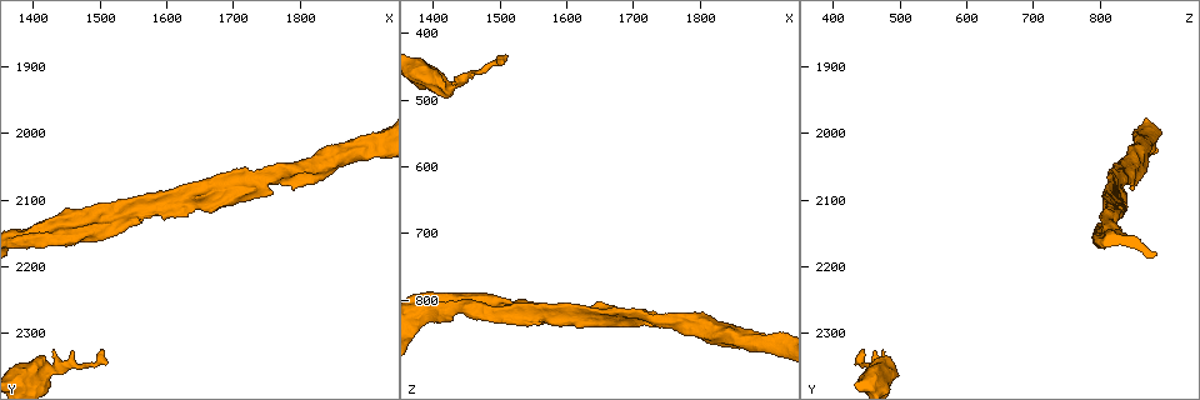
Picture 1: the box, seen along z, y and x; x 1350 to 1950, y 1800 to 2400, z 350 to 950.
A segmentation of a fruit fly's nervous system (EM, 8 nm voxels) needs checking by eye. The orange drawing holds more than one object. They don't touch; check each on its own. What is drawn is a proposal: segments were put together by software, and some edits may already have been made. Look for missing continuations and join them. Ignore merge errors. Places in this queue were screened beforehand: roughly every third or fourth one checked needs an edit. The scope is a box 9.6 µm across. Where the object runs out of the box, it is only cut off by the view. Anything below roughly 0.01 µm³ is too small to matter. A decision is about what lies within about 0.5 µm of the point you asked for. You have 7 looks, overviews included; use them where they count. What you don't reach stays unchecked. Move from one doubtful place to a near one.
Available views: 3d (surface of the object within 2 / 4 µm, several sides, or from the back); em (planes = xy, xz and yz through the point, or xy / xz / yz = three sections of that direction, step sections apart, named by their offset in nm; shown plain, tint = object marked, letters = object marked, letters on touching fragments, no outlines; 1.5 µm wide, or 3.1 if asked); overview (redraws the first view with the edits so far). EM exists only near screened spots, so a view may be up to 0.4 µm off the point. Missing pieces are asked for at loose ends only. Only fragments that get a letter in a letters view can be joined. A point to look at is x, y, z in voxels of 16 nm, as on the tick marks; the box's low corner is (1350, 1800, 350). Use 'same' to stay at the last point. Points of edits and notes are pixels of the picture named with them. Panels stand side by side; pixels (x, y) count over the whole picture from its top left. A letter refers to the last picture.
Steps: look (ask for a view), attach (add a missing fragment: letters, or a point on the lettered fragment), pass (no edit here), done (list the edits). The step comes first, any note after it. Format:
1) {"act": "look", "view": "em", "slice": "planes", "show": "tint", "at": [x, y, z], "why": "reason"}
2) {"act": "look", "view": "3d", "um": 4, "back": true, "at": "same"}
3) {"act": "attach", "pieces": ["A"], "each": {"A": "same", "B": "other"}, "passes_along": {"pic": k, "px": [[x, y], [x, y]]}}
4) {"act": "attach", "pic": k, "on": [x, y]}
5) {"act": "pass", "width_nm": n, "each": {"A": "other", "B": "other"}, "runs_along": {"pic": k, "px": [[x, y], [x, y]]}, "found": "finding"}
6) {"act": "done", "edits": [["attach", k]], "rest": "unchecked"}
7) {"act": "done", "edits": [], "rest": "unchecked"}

{"act": "look", "view": "em", "slice": "planes", "show": "letters", "at": [1505, 2325, 445], "why": "branch stops here"}

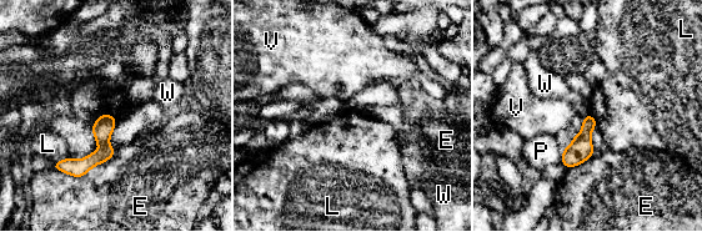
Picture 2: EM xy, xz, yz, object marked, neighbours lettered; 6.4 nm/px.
{"act": "pass", "each": {"E": "other", "L": "other", "P": "other", "V": "other", "W": "other"}, "runs_along": {"pic": 2, "px": [[111, 120], [103, 150], [64, 169]]}, "found": "none of them fits"}

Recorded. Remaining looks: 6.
{"act": "look", "view": "em", "slice": "xz", "step": 4, "show": "letters", "at": [1705, 2055, 815], "why": "free end"}

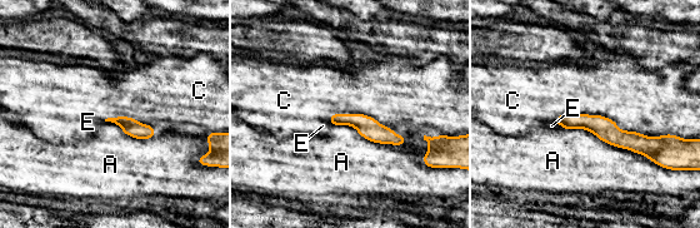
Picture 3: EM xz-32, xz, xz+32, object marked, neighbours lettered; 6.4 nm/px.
{"act": "look", "view": "em", "slice": "planes", "show": "letters", "at": "same"}

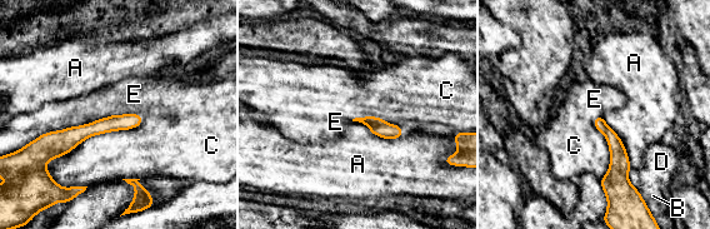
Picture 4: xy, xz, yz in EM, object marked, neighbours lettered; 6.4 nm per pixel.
{"act": "pass", "each": {"A": "other", "B": "other", "C": "other", "D": "other", "E": "other"}, "found": "no lettered fragment goes on from it"}

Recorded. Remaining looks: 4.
{"act": "look", "view": "3d", "um": 2, "at": [1520, 2150, 805], "why": "free end"}

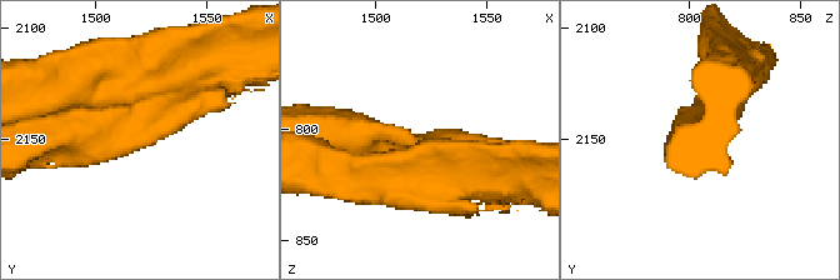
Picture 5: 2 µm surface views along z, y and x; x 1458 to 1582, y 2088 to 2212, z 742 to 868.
{"act": "look", "view": "em", "slice": "xy", "step": 4, "show": "letters", "at": [1523, 2152, 805], "why": "shape alone is not enough"}

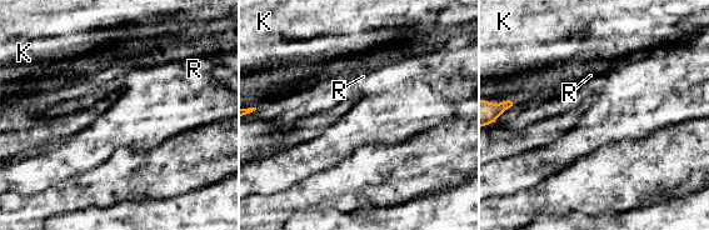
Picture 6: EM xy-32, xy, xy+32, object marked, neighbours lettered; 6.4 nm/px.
{"act": "look", "view": "em", "slice": "planes", "show": "letters", "at": "same", "why": "cut it another way"}

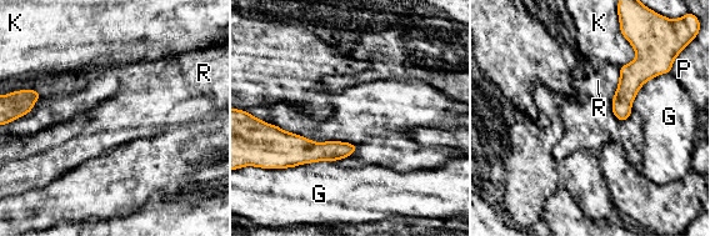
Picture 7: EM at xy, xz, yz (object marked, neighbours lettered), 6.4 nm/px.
{"act": "pass", "longest_contact_nm": ["G", 440], "each": {"G": "other", "K": "other", "P": "other", "R": "other"}, "border": {"pic": 7, "px": [[334, 160], [266, 169]]}, "found": "no lettered fragment goes on from it"}

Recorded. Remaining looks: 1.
{"act": "done", "edits": [], "rest": "unchecked"}

